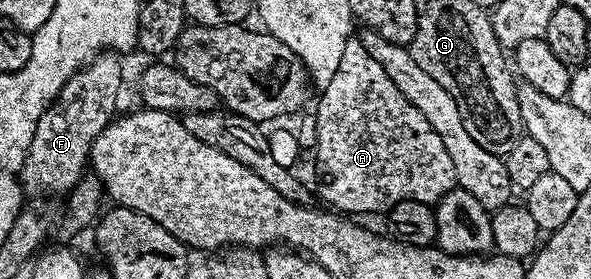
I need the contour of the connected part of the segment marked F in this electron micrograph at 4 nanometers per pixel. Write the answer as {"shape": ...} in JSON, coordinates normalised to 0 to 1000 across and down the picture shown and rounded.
{"shape":[[[174,183],[125,262],[63,427],[49,541],[39,573],[37,645],[66,692],[118,695],[142,645],[161,487],[186,448],[196,416],[195,358],[208,305],[208,233],[188,183]]]}

